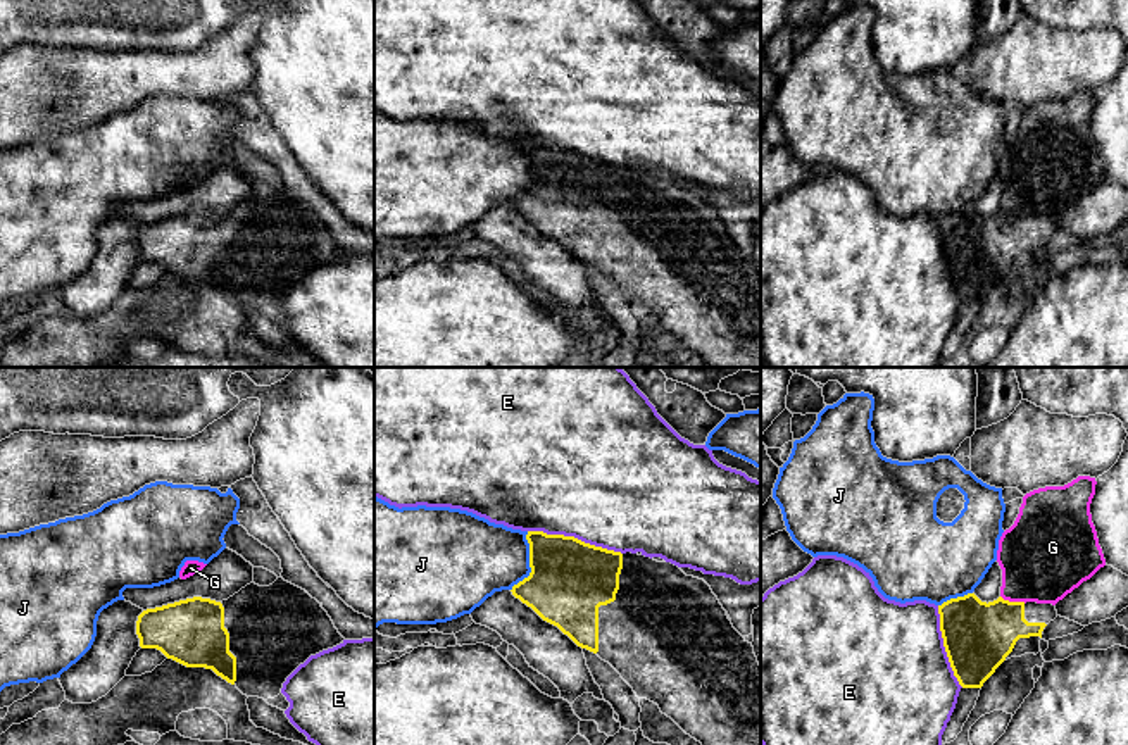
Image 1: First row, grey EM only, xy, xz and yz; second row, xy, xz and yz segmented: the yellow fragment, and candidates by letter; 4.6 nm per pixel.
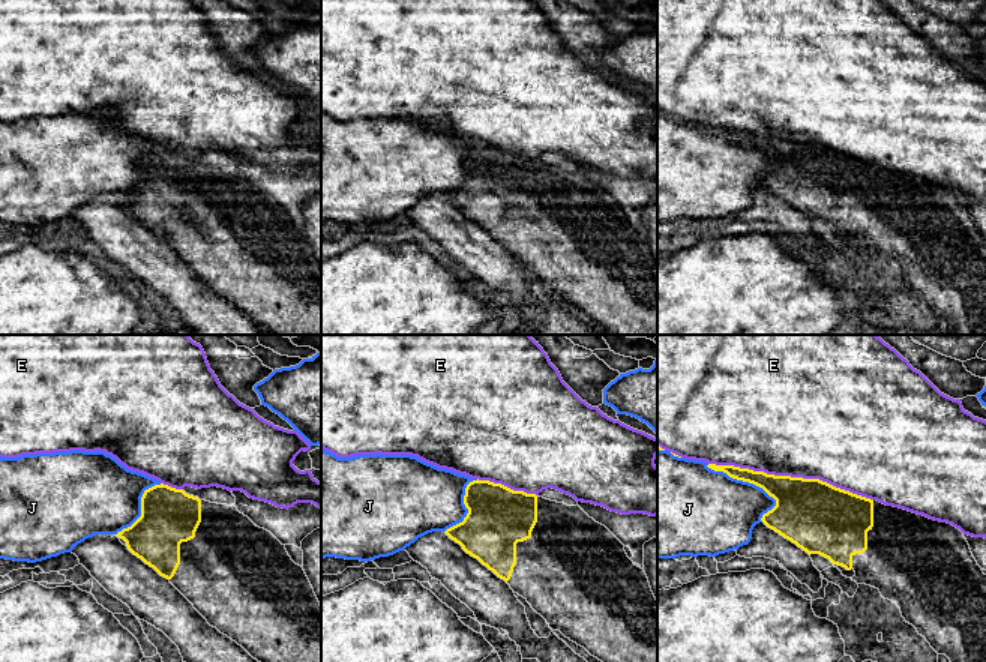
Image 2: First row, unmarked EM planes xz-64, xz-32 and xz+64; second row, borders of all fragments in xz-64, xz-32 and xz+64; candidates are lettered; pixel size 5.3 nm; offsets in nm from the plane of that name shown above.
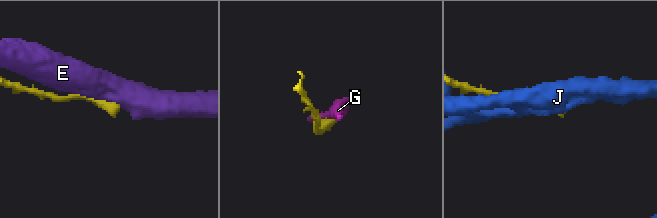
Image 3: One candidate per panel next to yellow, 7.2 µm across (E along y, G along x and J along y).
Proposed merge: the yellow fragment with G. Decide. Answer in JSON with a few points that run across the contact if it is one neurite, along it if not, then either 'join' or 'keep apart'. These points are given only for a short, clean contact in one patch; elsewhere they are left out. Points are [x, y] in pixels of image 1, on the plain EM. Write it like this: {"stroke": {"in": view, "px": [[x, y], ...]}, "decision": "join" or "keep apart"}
{"stroke": {"in": "yz", "px": [[1001, 209], [1009, 214], [1025, 216]]}, "decision": "keep apart"}

